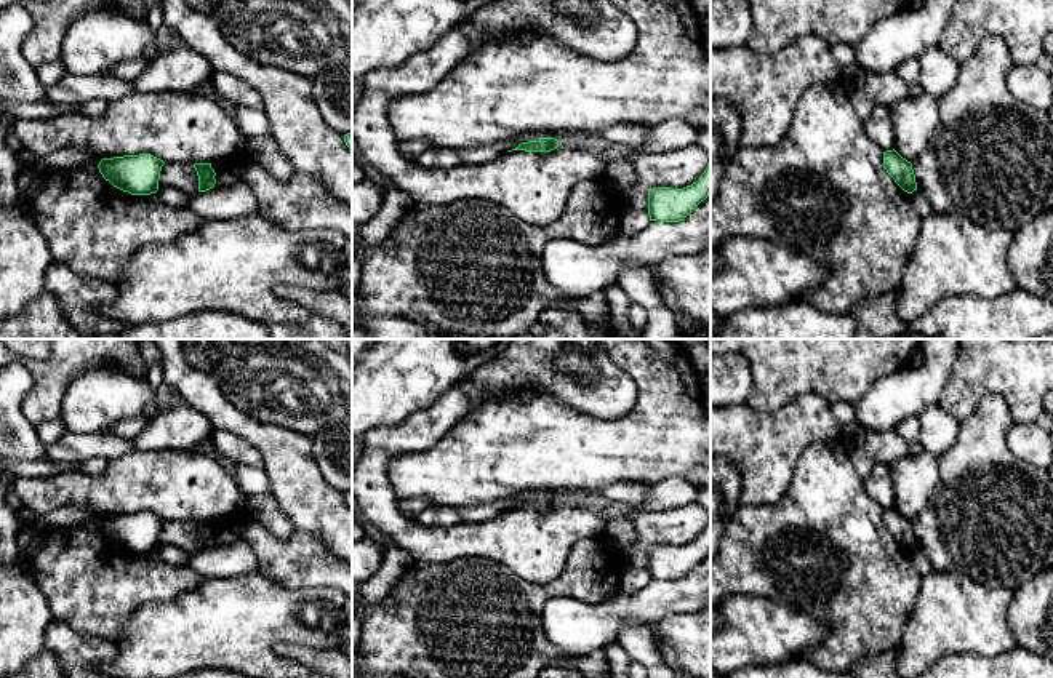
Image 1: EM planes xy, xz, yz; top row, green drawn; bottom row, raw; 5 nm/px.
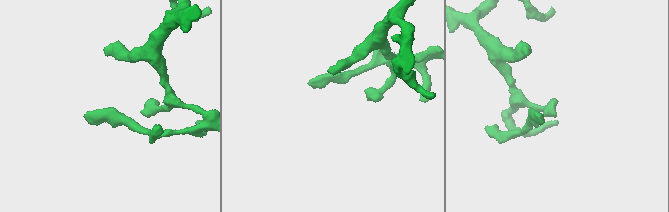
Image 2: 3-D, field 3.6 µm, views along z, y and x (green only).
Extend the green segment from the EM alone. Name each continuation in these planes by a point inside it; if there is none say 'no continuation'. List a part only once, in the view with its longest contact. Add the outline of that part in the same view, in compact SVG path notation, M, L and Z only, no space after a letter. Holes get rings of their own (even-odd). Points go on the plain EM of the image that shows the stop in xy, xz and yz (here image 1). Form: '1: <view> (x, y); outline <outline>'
no continuation

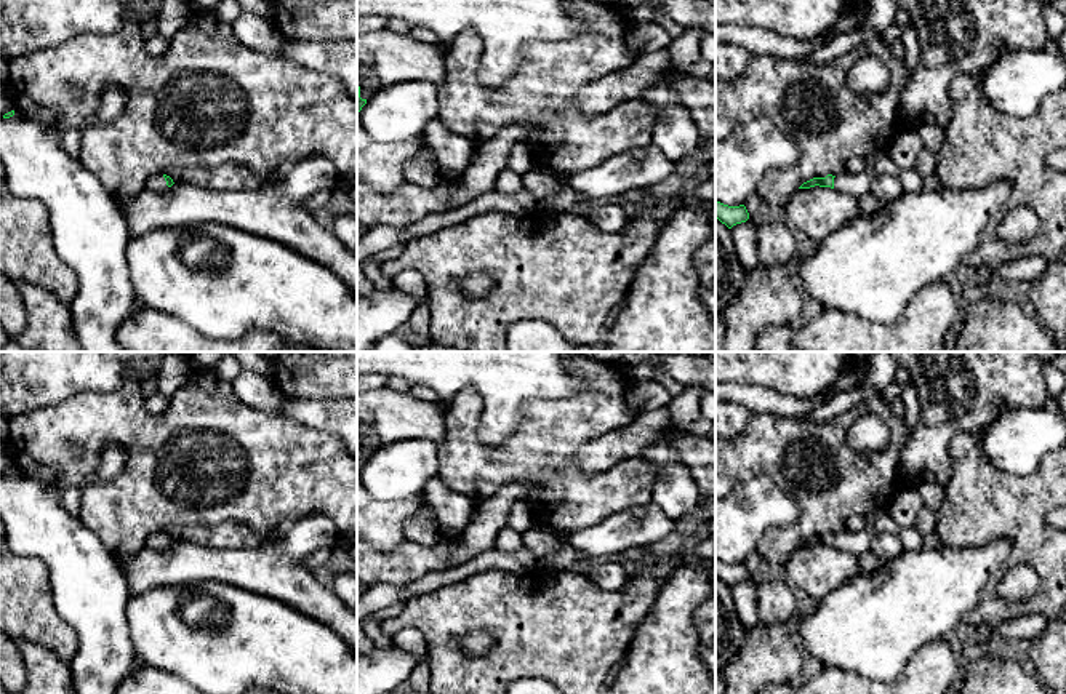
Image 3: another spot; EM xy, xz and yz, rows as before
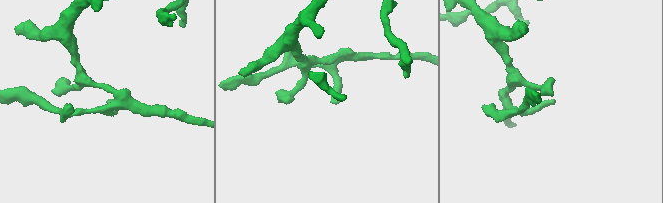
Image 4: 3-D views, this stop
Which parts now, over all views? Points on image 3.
1: xy (157, 541); outline M155 531L155 532L149 534L146 537L144 545L147 548L155 548L155 550L160 550L160 548L166 548L168 547L166 539L163 536L163 531Z

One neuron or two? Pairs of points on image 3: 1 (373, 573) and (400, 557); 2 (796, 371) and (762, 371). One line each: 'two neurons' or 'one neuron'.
1: one neuron
2: one neuron

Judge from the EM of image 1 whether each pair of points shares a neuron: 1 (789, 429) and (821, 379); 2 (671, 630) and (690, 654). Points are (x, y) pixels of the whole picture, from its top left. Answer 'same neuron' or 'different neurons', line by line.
1: different neurons
2: same neuron

